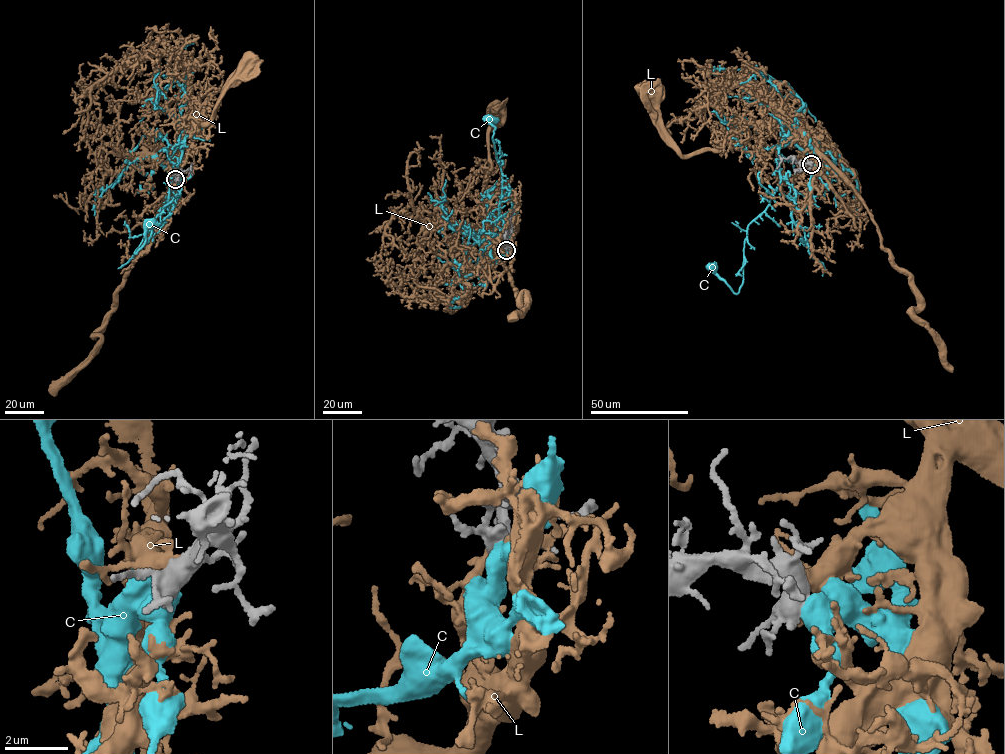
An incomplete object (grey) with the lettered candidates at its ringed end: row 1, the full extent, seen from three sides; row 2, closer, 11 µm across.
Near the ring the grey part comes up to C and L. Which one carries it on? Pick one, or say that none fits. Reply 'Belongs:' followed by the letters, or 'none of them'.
Belongs: L

